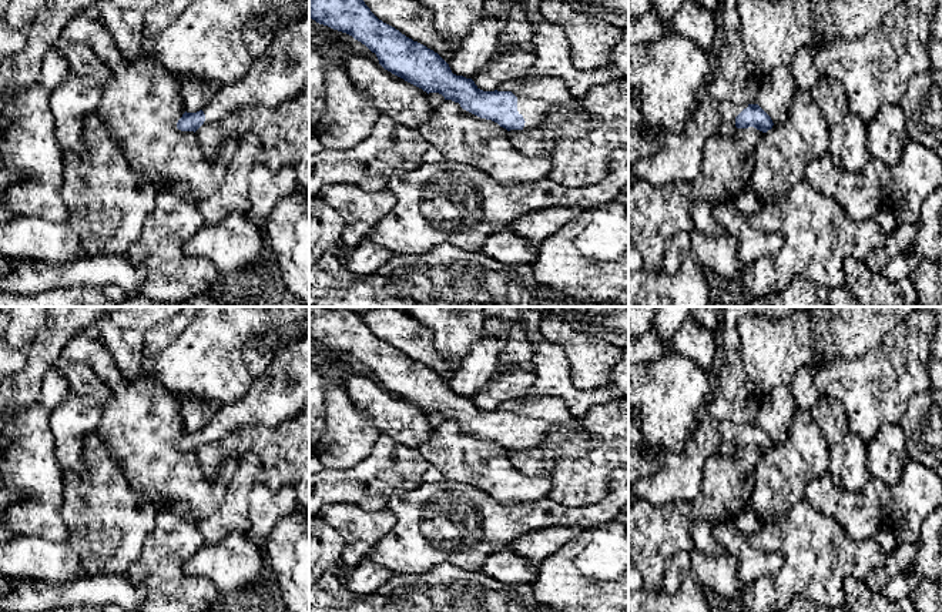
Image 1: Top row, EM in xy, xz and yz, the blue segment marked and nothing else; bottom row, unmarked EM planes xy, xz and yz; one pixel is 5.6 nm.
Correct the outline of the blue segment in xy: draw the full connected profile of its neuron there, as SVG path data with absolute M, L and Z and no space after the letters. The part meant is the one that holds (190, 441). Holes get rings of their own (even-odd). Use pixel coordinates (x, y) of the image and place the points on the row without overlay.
M309 332L305 338L288 342L279 348L266 371L257 378L247 394L237 402L222 402L211 421L197 432L184 432L177 442L181 451L197 451L237 431L275 428L309 407Z

